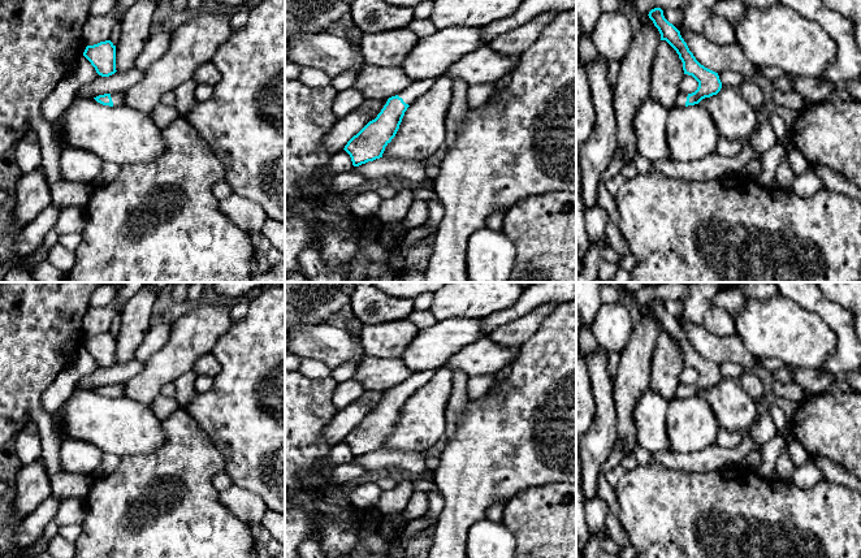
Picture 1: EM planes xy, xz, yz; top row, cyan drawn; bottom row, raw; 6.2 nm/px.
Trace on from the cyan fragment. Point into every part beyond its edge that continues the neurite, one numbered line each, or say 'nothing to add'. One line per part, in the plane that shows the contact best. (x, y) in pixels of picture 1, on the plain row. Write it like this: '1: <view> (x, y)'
1: xz (415, 381)

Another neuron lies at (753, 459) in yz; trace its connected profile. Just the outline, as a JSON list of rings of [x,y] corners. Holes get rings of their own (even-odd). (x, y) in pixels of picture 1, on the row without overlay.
[[[756,449],[748,453],[743,460],[743,464],[745,467],[752,468],[754,471],[758,471],[761,463],[762,463],[762,454],[760,449]]]

